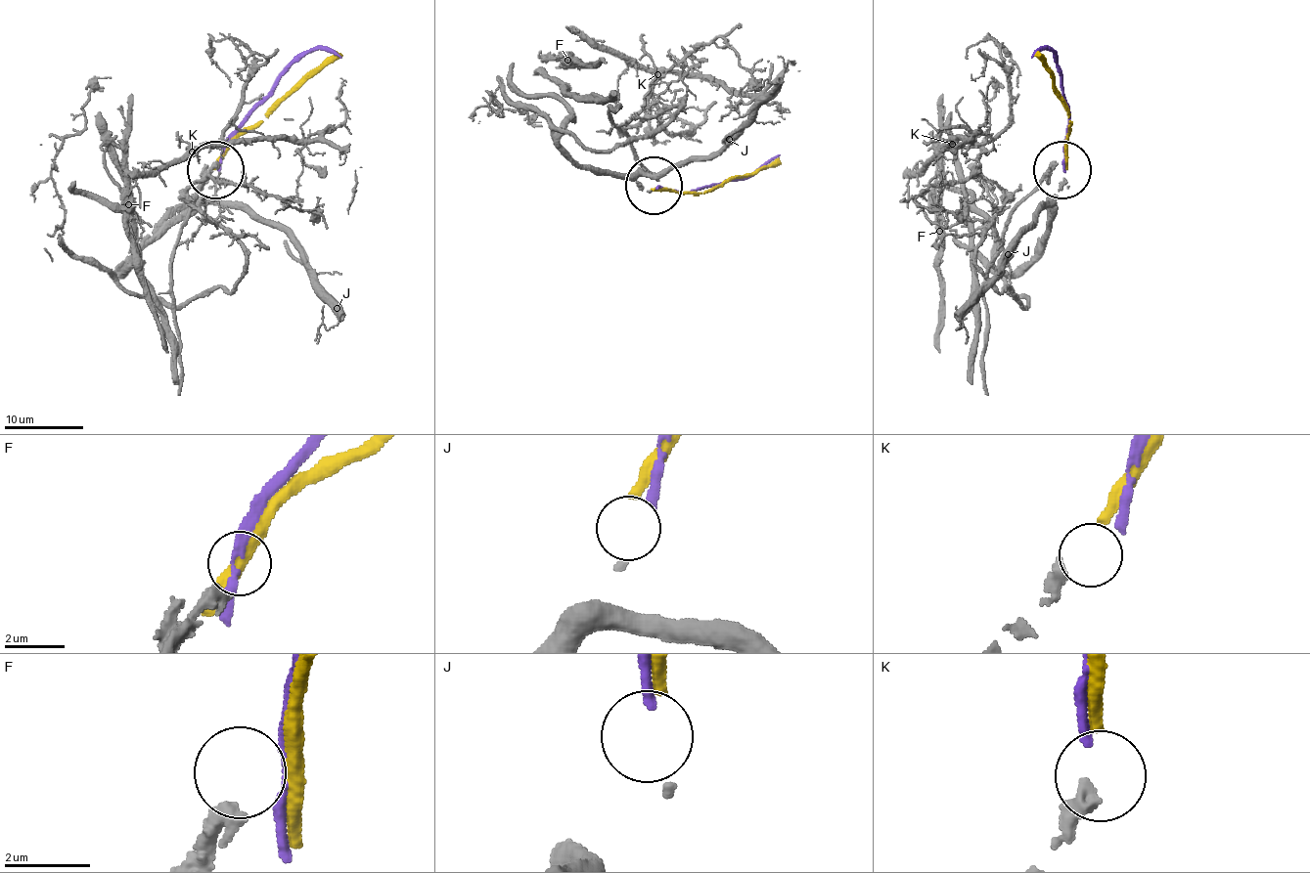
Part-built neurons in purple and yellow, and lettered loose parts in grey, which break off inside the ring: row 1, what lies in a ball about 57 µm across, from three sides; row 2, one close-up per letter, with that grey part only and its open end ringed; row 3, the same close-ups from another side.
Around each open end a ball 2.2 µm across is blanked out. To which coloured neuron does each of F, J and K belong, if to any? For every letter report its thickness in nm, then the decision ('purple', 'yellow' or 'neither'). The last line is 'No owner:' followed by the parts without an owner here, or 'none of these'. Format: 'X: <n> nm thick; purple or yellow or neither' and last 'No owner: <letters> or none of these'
F: 500 nm thick; neither
J: 190 nm thick; purple
K: 480 nm thick; yellow
No owner: F

